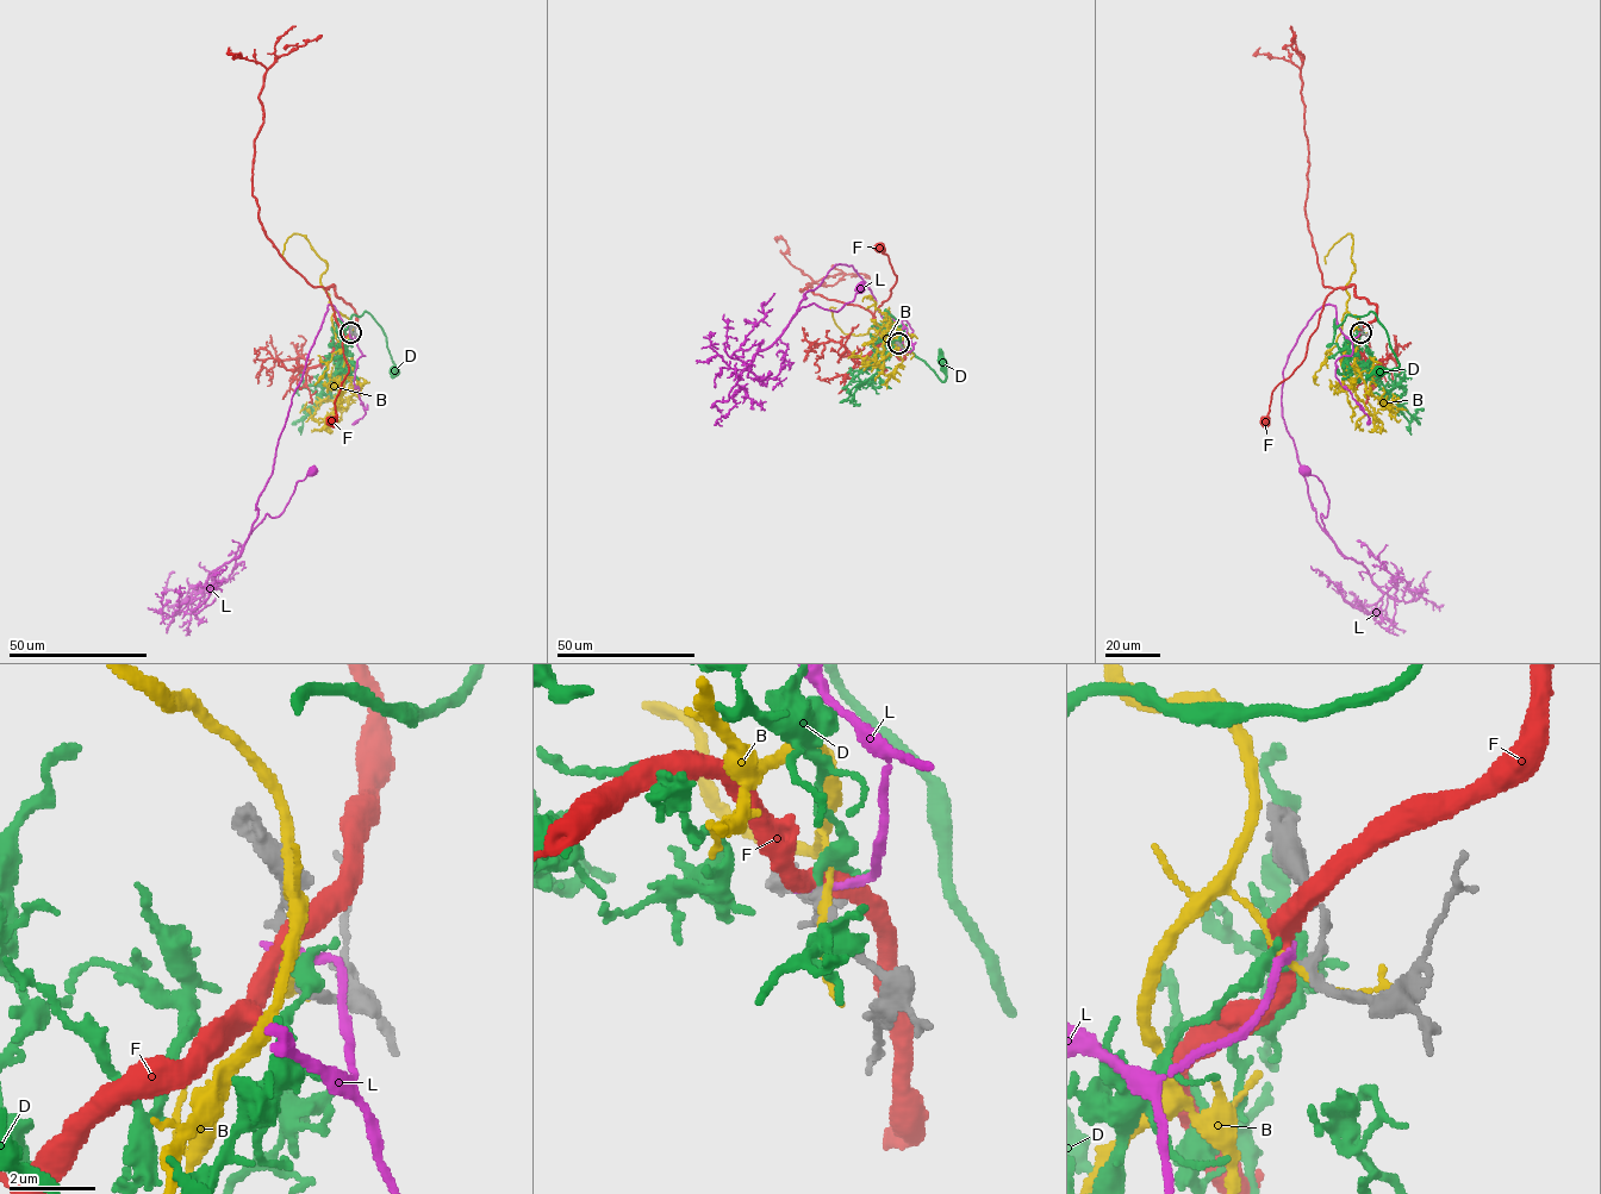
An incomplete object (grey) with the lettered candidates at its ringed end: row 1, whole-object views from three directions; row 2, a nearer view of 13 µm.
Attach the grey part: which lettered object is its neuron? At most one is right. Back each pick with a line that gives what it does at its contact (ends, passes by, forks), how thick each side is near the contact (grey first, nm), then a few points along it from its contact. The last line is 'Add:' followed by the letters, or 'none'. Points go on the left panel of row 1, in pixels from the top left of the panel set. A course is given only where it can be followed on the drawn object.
D: it passes by | 180/220 nm | via (352, 332), (346, 350), (338, 345), (336, 322), (346, 329), (353, 314), (367, 311), (386, 337), (394, 373)
Add: D

